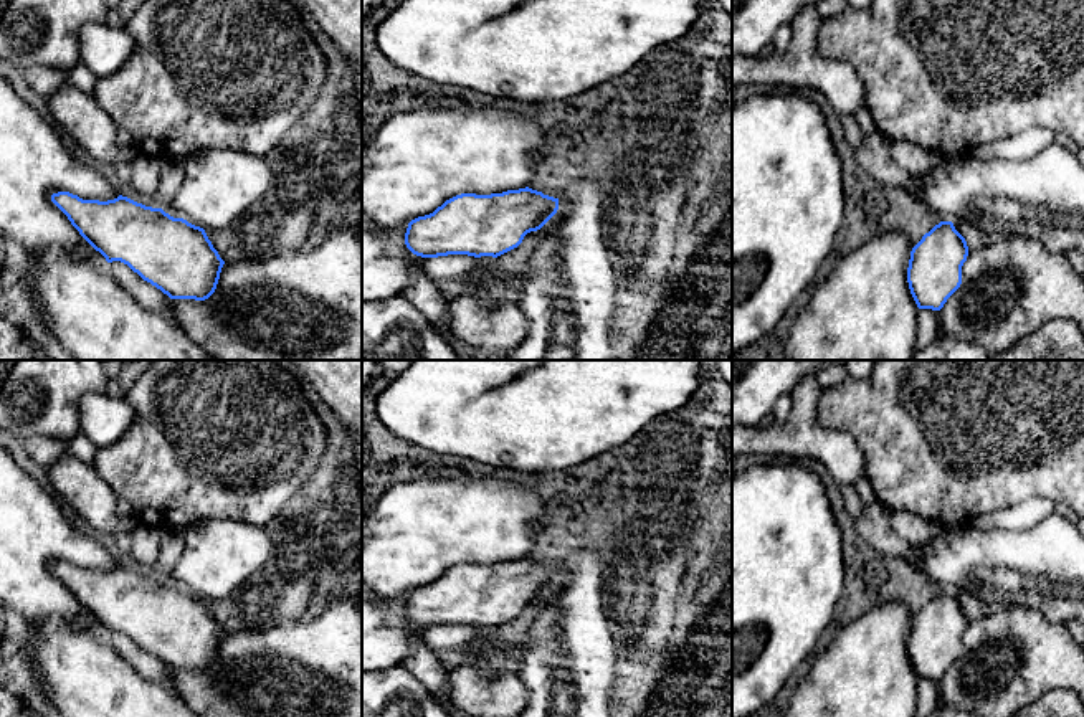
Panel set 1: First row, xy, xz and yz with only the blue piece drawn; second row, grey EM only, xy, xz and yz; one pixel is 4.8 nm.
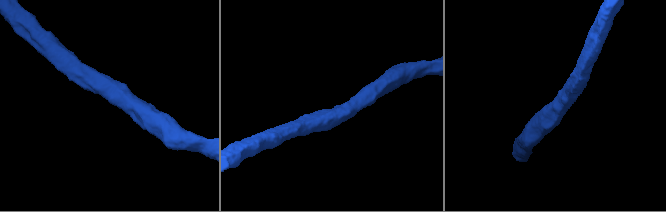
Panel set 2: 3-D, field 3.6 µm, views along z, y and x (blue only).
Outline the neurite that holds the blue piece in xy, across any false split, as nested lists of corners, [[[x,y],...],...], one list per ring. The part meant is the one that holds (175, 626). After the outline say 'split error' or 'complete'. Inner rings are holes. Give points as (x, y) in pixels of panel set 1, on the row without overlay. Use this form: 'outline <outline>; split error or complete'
outline [[[58,562],[51,565],[51,572],[107,633],[121,631],[127,634],[170,669],[205,671],[215,662],[225,631],[203,598],[183,588],[174,588],[162,578],[145,577],[122,565],[99,572],[83,570],[69,562]]]; complete

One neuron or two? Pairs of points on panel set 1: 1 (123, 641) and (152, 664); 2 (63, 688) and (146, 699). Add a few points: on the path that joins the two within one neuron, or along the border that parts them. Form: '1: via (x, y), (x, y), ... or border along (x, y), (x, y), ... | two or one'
1: via (129, 648), (146, 664) | one
2: via (83, 688), (93, 688), (101, 696), (126, 699) | one

